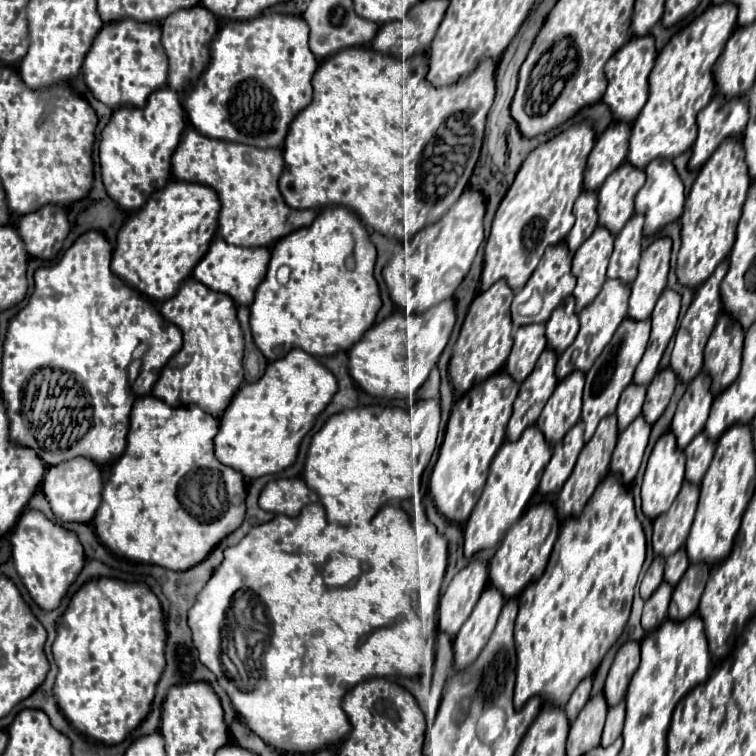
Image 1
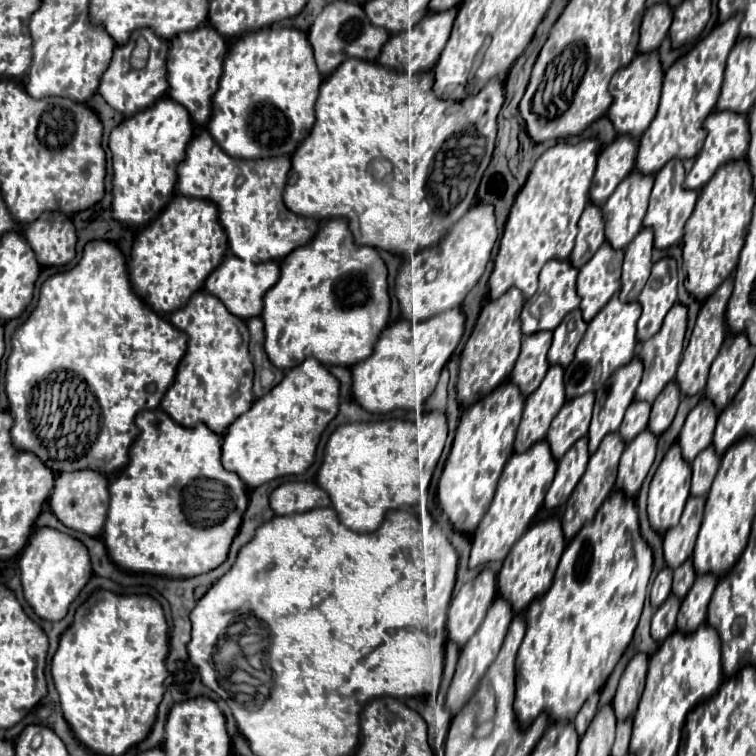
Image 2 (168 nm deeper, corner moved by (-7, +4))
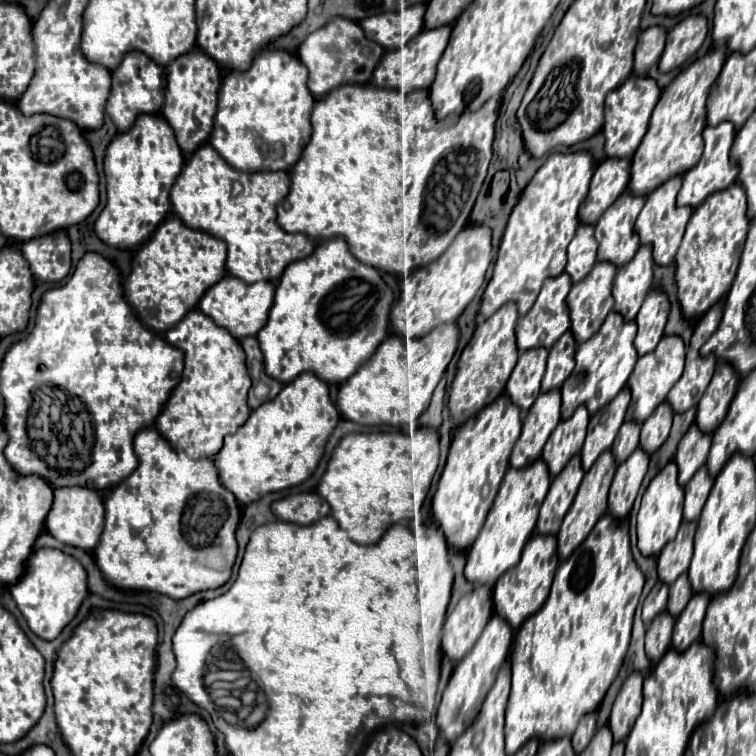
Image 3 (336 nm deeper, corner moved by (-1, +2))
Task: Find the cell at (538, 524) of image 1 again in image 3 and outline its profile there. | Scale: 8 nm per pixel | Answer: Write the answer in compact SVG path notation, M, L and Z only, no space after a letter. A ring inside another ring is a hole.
M533 535L527 541L517 567L505 571L505 575L501 575L501 579L495 583L493 589L495 613L501 615L513 629L519 629L519 625L545 603L557 565L559 565L557 539L553 535Z

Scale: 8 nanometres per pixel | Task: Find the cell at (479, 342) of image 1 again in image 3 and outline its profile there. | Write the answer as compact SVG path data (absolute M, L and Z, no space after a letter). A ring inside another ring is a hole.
M509 301L499 311L495 311L489 319L477 325L471 341L467 343L467 347L459 357L457 373L449 391L447 405L455 425L465 423L465 419L473 417L477 411L481 411L481 407L493 403L493 399L497 399L497 395L505 391L505 383L517 363L517 345L513 335L513 327L517 325L517 319L519 319L517 305Z

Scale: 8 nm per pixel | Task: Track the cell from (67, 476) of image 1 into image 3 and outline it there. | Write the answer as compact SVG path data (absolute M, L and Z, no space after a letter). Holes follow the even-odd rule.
M81 485L57 487L53 507L45 519L45 527L61 543L75 545L75 547L81 547L85 551L93 551L97 545L97 539L101 535L103 515L105 515L105 505L103 505L101 495L95 489L81 487Z

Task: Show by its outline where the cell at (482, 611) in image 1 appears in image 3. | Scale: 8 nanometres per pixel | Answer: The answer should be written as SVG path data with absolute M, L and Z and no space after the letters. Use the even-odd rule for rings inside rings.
M493 615L493 619L489 619L485 631L481 633L473 649L455 665L453 675L443 691L441 705L437 709L437 725L449 743L453 743L453 739L457 739L457 735L461 735L461 731L465 731L465 727L469 727L471 721L475 719L489 687L493 685L493 679L501 663L509 655L511 641L513 641L513 629L509 627L509 623L505 623L505 619L501 619L499 615Z

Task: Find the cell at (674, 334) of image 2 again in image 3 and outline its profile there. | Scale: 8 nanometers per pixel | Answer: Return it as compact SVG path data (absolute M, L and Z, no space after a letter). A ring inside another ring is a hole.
M679 335L661 337L655 351L639 357L633 369L633 375L629 377L629 383L627 383L627 387L631 389L631 403L629 403L625 419L643 423L655 411L655 407L665 401L669 389L675 385L675 381L683 373L683 363L685 363L685 345Z

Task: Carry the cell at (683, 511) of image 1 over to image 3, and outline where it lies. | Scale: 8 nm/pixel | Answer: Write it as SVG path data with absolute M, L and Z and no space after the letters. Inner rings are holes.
M683 521L677 537L661 549L657 557L657 569L659 569L659 579L663 583L671 585L677 579L677 575L689 569L691 555L693 555L695 529L697 529L697 521Z

